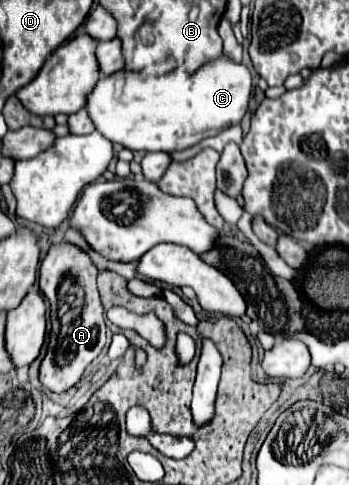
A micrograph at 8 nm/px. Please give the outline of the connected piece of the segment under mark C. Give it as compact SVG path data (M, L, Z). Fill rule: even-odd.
M222 53L218 61L208 61L206 65L198 67L194 73L186 73L182 67L178 67L154 81L150 81L148 73L142 73L142 71L130 73L122 69L118 73L106 75L96 83L94 91L88 95L86 111L96 125L96 131L100 131L112 143L124 145L132 151L172 153L172 151L188 149L206 137L214 137L218 135L218 131L230 125L238 125L242 117L248 113L250 95L252 95L252 73L248 65L236 63Z

